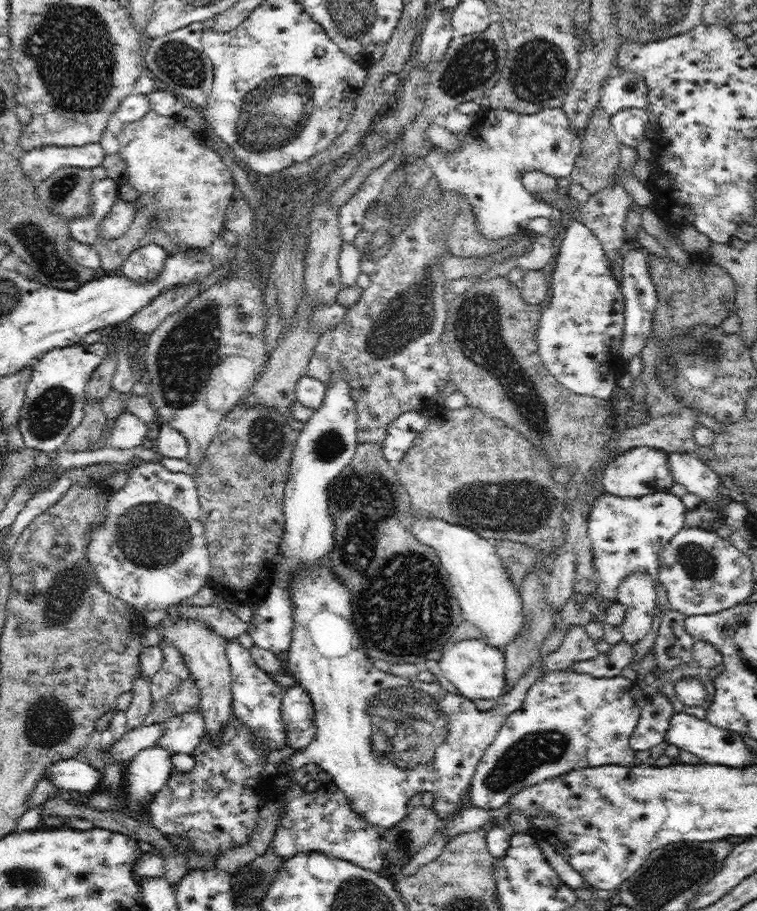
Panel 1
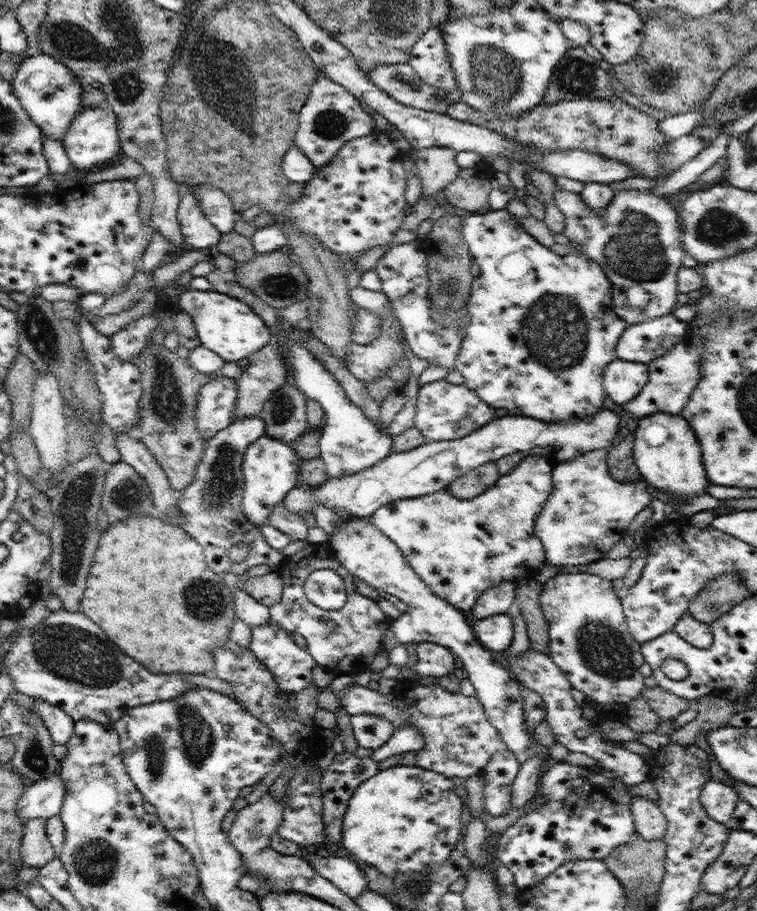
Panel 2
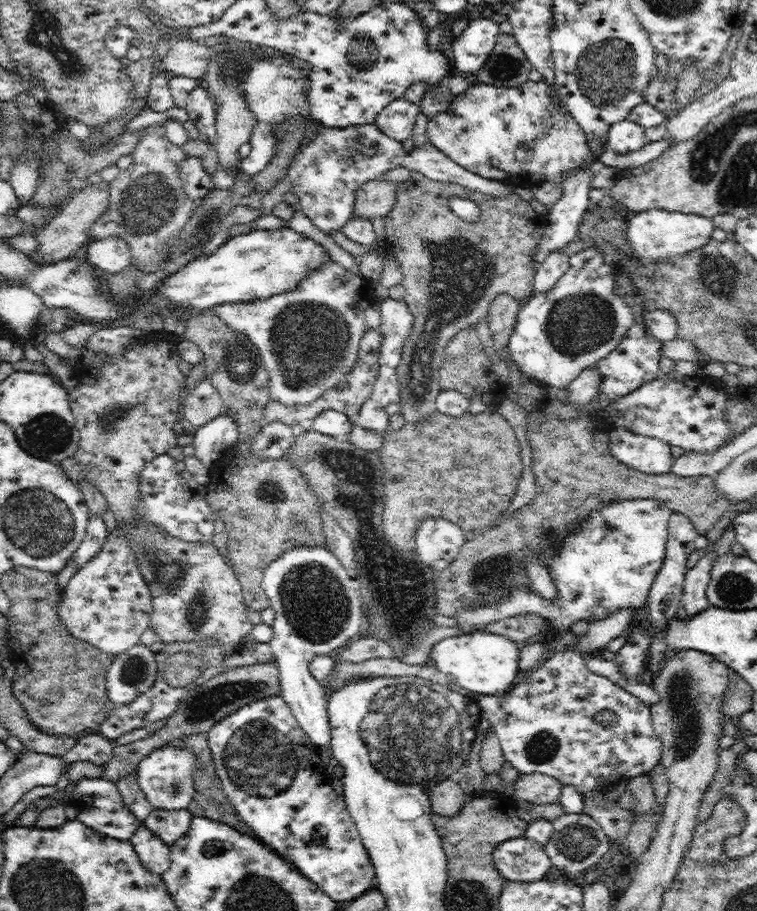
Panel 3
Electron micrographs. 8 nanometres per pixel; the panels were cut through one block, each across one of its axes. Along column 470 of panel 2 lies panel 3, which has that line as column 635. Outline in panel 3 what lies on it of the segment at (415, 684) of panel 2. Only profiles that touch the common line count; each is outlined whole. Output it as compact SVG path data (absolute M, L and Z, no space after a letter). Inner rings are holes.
M565 650L562 652L555 652L554 654L547 654L546 661L541 668L530 673L525 679L519 681L510 688L507 692L504 692L504 696L498 695L478 695L474 694L476 701L474 706L480 707L480 716L486 718L491 722L491 728L497 736L499 743L501 744L503 755L506 760L512 764L512 766L519 771L520 774L534 774L536 772L540 774L546 774L551 778L556 778L563 786L574 786L578 792L586 794L592 792L592 790L598 790L606 792L611 787L616 786L622 780L629 780L640 775L648 775L650 771L654 769L654 766L661 760L662 743L655 733L652 718L650 717L650 705L644 703L640 698L628 693L624 688L616 685L608 678L591 672L586 667L587 656L574 652L573 650ZM606 709L612 710L617 716L617 722L615 725L602 726L596 722L596 714Z

